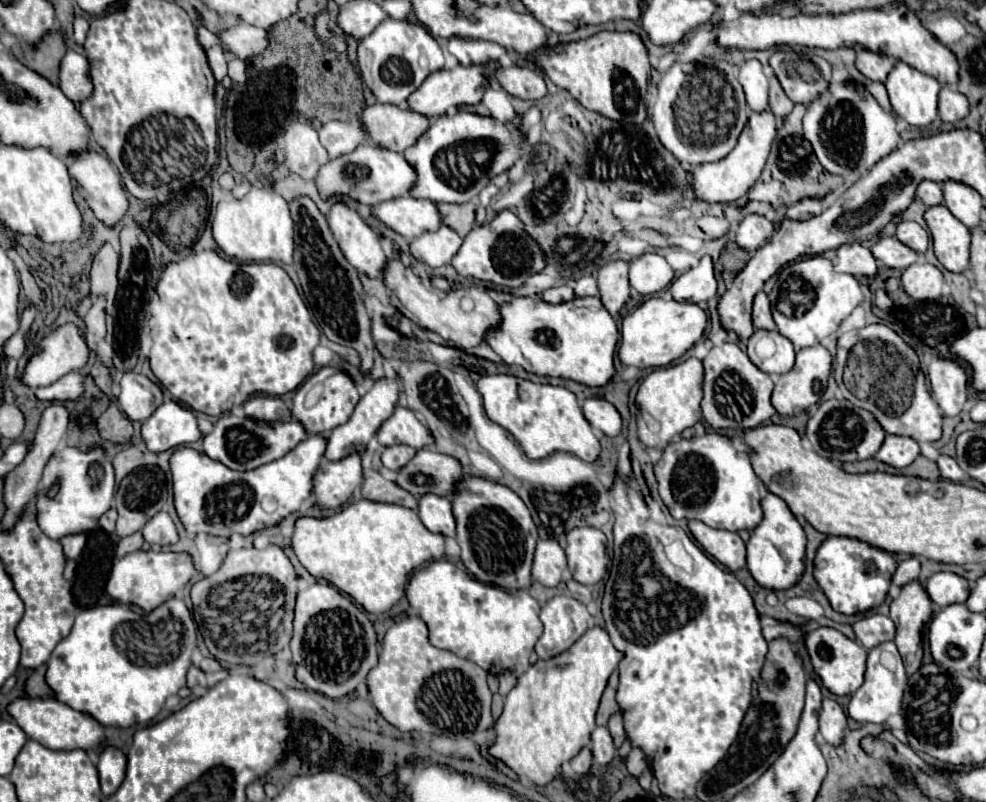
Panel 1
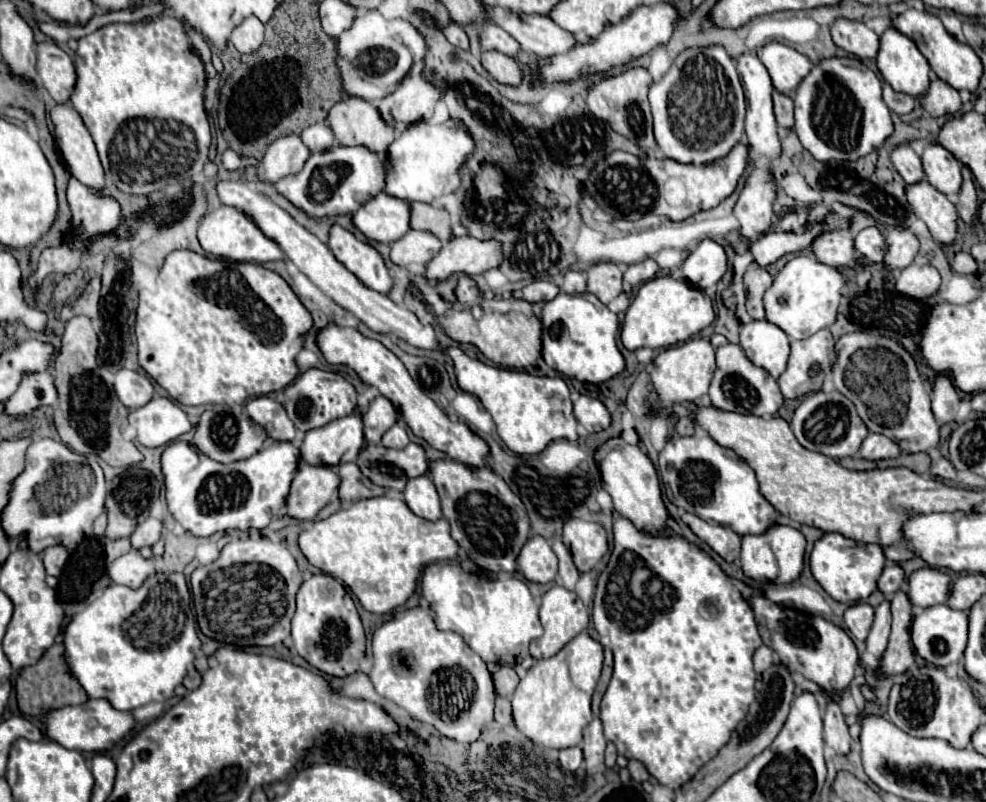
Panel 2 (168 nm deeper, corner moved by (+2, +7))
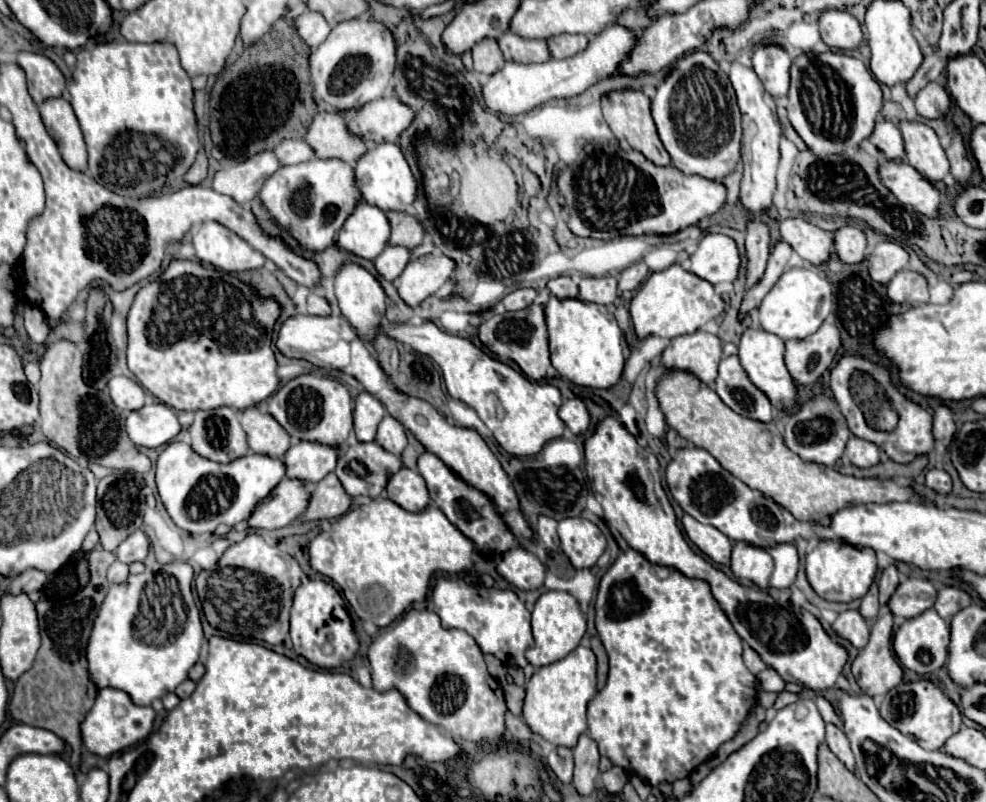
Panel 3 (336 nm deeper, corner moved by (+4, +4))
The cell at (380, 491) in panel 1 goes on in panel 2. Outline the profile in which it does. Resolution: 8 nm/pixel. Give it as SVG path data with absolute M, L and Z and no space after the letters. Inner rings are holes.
M353 462L339 464L337 474L341 478L341 484L339 484L339 500L341 500L341 504L381 496L385 492L385 488L373 486L373 482L369 482L361 474L361 470L357 470L357 464L353 464Z

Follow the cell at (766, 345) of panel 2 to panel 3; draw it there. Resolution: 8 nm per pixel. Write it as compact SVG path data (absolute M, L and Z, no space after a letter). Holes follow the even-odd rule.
M745 329L739 343L739 359L743 363L743 369L747 371L749 379L769 397L769 401L779 409L789 409L795 405L797 399L797 387L783 363L785 353L785 341L779 339L773 333L767 333L763 329Z

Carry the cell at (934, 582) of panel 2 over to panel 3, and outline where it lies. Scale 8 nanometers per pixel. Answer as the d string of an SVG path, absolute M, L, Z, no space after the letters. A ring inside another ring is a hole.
M909 577L899 583L897 591L889 599L889 609L897 617L917 617L923 611L931 609L935 605L937 589L929 579L923 577Z

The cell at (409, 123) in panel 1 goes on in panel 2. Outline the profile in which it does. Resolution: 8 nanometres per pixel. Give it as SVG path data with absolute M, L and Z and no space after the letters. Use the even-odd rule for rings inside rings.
M343 98L329 114L329 128L343 146L365 146L385 160L385 150L393 142L393 128L381 122L377 108L361 98Z

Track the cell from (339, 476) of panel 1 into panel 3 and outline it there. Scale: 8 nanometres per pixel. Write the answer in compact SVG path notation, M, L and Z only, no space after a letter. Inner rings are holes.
M285 477L269 495L261 501L249 519L253 529L279 529L297 521L305 509L311 493L305 481Z

